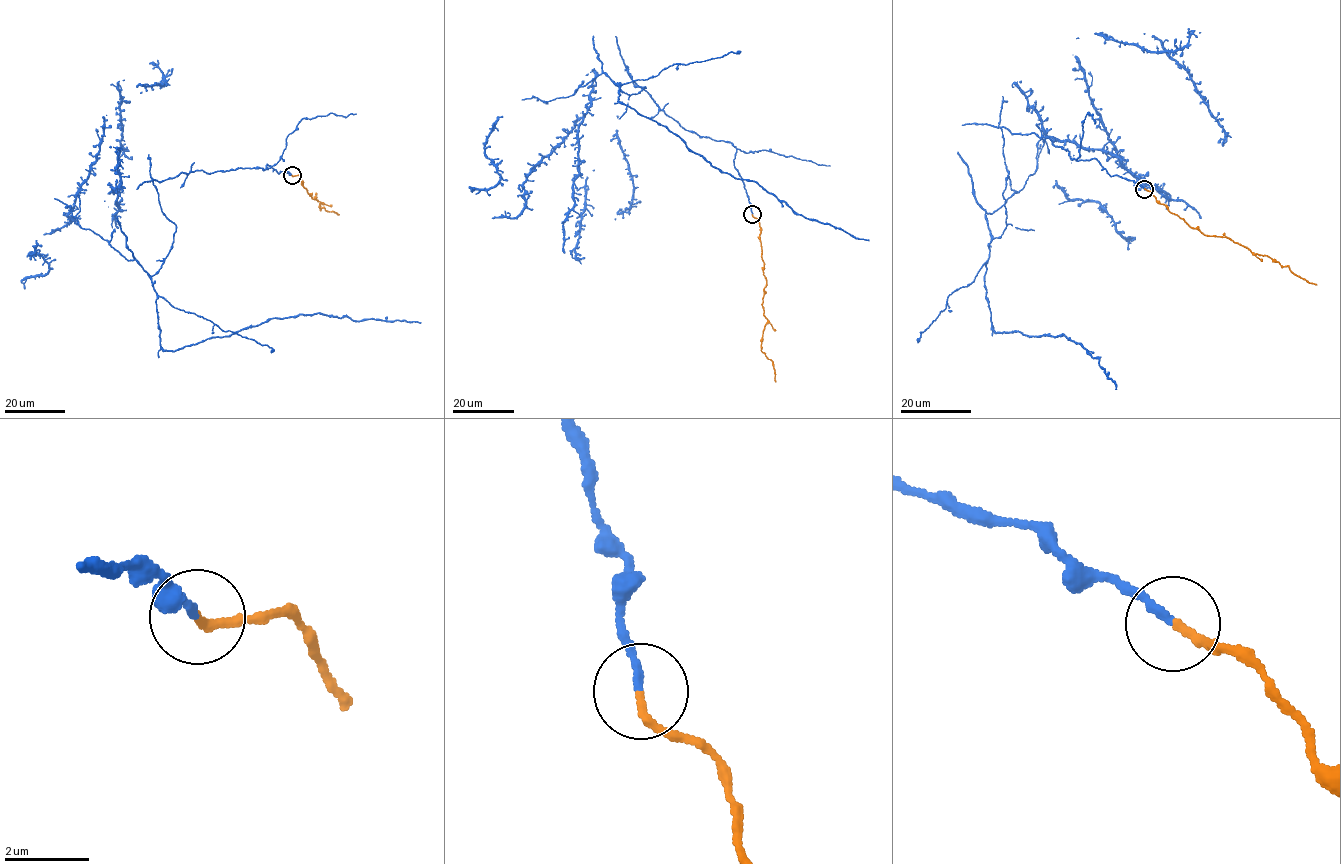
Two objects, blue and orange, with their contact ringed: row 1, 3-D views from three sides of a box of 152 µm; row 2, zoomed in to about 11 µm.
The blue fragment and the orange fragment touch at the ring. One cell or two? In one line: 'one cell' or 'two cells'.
one cell

